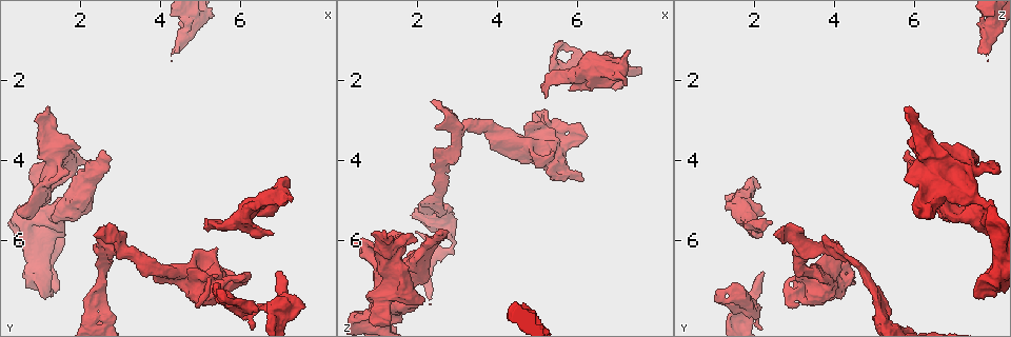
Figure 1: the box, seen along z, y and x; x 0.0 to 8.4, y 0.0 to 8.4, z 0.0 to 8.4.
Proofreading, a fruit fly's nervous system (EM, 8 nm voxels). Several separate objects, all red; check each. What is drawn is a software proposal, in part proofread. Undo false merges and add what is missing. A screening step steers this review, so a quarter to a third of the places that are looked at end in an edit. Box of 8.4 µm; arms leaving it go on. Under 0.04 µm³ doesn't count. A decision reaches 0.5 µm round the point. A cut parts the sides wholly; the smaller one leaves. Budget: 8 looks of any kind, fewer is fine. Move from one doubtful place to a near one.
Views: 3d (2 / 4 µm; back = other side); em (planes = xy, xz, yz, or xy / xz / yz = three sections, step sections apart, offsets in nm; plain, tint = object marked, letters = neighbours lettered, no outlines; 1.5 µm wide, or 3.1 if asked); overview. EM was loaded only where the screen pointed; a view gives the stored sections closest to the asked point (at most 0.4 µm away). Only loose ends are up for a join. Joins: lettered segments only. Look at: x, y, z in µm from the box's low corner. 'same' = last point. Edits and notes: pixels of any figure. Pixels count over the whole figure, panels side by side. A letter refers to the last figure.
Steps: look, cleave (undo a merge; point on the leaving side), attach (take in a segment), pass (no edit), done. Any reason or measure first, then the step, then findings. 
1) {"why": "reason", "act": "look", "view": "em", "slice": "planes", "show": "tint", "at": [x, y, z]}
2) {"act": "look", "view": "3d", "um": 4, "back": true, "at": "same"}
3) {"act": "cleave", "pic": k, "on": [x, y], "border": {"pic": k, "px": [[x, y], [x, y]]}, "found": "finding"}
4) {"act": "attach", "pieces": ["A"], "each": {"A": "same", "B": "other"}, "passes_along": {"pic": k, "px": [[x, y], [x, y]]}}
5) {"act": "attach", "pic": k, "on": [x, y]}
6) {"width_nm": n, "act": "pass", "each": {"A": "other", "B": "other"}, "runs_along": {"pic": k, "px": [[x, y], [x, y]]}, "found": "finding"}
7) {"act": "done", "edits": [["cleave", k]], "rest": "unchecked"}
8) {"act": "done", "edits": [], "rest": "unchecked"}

{"why": "sharp bend", "act": "look", "view": "em", "slice": "xz", "step": 8, "show": "tint", "at": [3.05, 6.25, 3.30]}

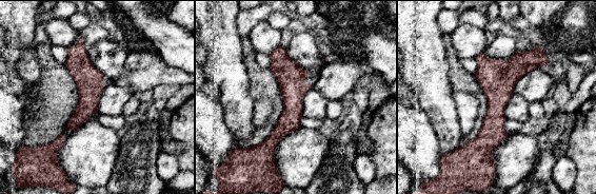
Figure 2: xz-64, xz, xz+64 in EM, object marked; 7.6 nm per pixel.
{"act": "look", "view": "em", "slice": "planes", "show": "letters", "at": "same"}

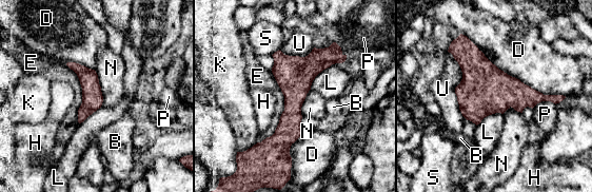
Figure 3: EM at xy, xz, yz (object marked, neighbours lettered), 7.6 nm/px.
{"act": "pass", "each": {"B": "other", "D": "other", "E": "other", "H": "other", "K": "other", "L": "other", "N": "other", "P": "other", "S": "other", "U": "other"}, "border": {"pic": 3, "px": [[344, 60], [323, 69], [310, 89]]}, "found": "one cell here"}

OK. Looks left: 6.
{"act": "look", "view": "3d", "um": 4, "at": [1.15, 2.65, 5.70]}

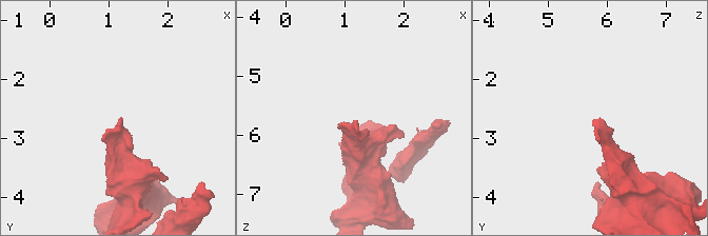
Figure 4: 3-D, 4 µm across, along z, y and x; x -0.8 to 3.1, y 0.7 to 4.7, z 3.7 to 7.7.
{"act": "look", "view": "em", "slice": "yz", "step": 4, "show": "letters", "at": [1.15, 2.70, 5.75]}

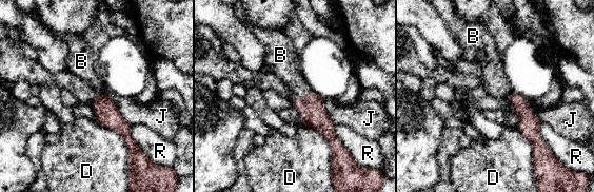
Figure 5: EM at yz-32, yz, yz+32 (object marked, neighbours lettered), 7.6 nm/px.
{"act": "attach", "pieces": ["B"], "each": {"B": "same", "D": "other", "J": "other", "R": "other"}, "passes_along": {"pic": 5, "px": [[311, 108], [301, 97], [286, 69]]}, "found": "it goes on there"}

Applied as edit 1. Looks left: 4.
{"why": "an open end", "act": "look", "view": "em", "slice": "planes", "show": "tint", "at": [5.25, 5.55, 2.45]}

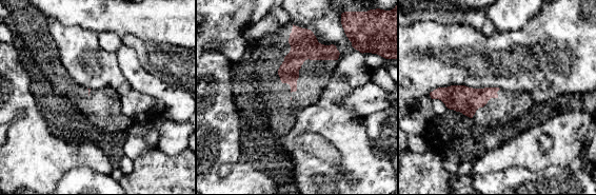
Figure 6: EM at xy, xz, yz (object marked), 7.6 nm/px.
{"why": "see the neighbours", "act": "look", "view": "em", "slice": "planes", "show": "letters", "at": "same"}

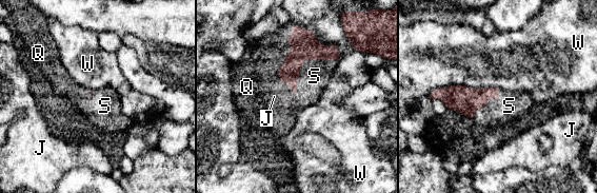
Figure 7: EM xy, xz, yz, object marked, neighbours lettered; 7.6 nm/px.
{"act": "attach", "pieces": ["Q", "S"], "each": {"J": "other", "Q": "same", "S": "same", "W": "other"}, "found": "the cell continues"}

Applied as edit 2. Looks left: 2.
{"act": "done", "edits": [["attach", 5], ["attach", 7]], "rest": "unchecked"}

